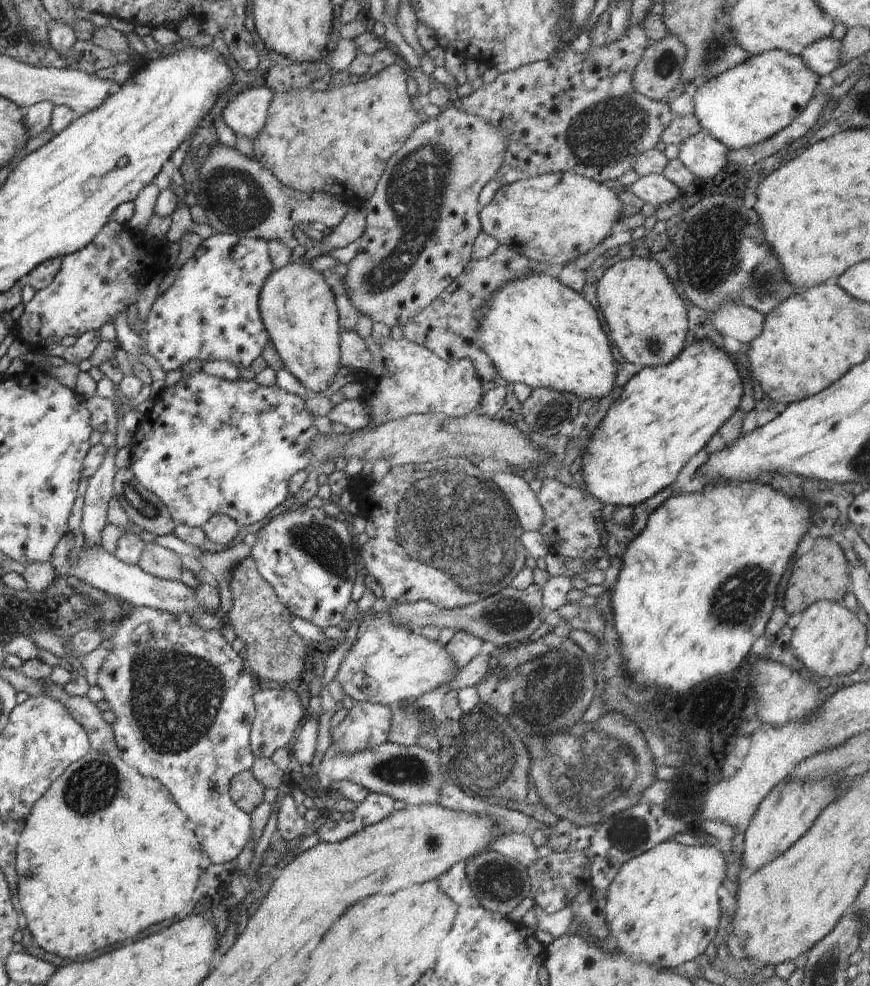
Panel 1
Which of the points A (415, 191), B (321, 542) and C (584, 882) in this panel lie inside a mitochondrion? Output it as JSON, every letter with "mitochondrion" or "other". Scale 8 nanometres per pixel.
{"A":"mitochondrion","B":"mitochondrion","C":"other"}

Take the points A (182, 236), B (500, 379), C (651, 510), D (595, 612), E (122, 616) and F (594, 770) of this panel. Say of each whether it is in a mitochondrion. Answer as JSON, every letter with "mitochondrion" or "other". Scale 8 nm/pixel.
{"A":"other","B":"other","C":"other","D":"other","E":"other","F":"mitochondrion"}

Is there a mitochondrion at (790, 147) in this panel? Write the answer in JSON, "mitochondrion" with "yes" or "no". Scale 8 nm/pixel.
{"mitochondrion":"no"}

